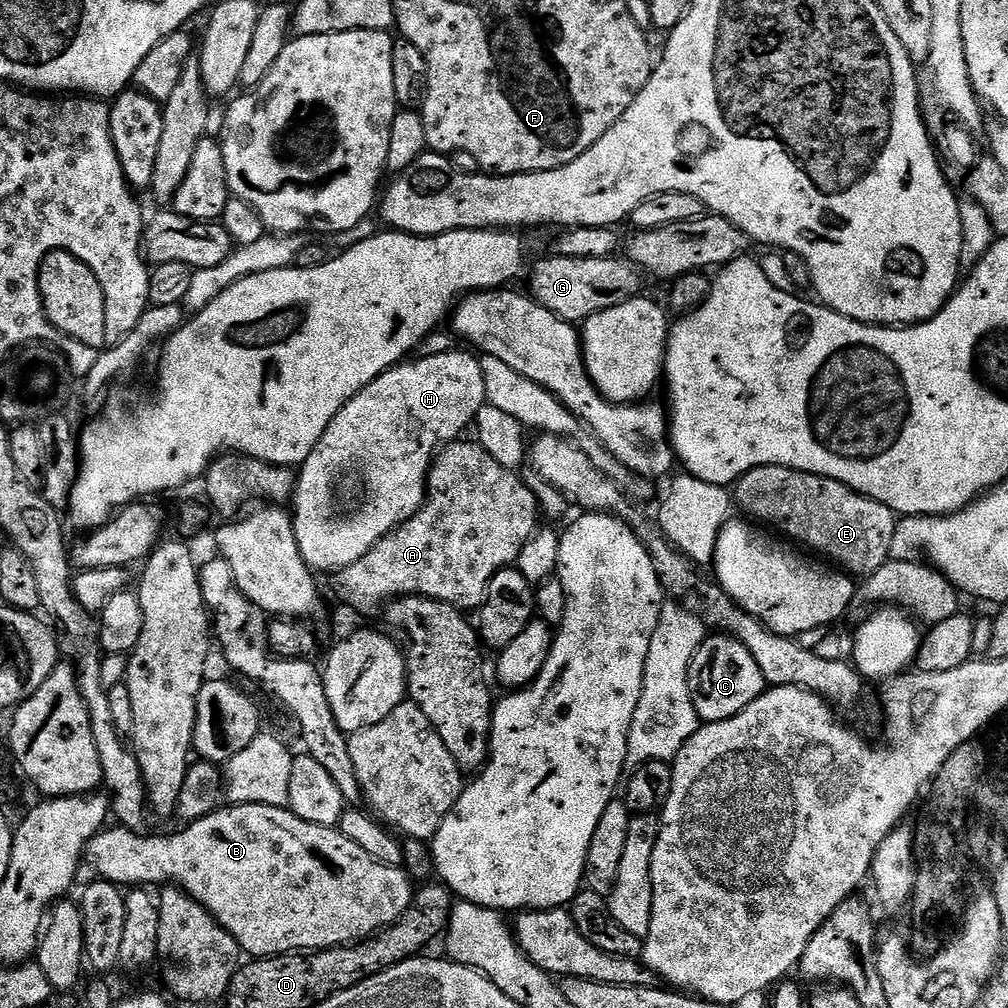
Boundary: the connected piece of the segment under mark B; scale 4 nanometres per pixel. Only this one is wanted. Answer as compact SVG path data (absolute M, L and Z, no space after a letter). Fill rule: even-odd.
M233 804L231 806L221 806L209 816L204 816L200 820L189 823L182 832L176 832L172 837L150 836L139 832L131 832L129 828L123 826L105 827L104 831L98 833L91 842L88 843L86 853L86 864L96 871L97 877L109 880L112 884L121 886L152 886L148 884L167 885L171 882L175 887L180 888L186 894L198 901L203 908L218 921L228 933L238 942L241 953L252 958L263 958L265 956L286 956L289 954L315 954L323 952L326 948L343 948L345 946L355 946L361 940L367 940L391 927L402 914L407 912L414 904L414 888L412 892L413 877L409 876L403 867L391 868L382 866L382 862L374 862L362 846L350 842L346 834L340 832L339 827L327 828L318 826L314 822L306 822L298 818L287 807L258 805L258 804Z

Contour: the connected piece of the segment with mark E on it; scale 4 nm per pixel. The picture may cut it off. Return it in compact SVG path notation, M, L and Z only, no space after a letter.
M762 466L750 470L741 480L736 481L734 504L739 511L741 508L745 512L741 513L749 521L759 522L797 545L805 544L805 546L800 545L805 549L813 548L813 550L808 550L815 553L817 557L827 558L837 569L843 570L853 578L872 576L875 572L877 575L892 559L892 543L898 519L896 513L890 510L890 506L886 506L882 502L874 502L870 498L850 490L842 482L834 482L830 478L806 474L786 466Z

